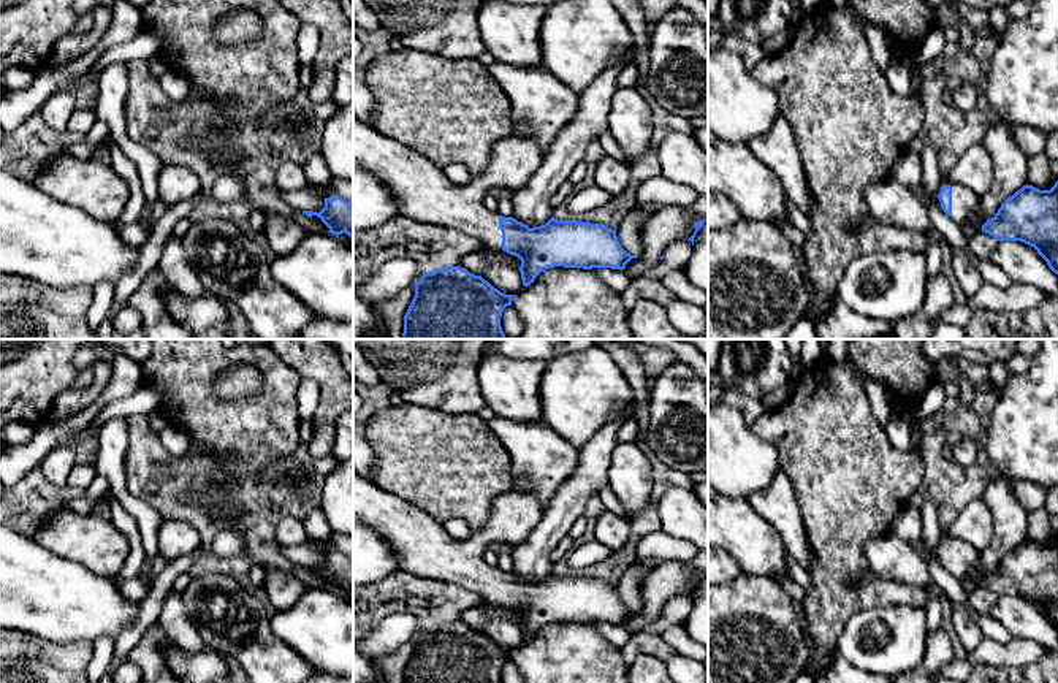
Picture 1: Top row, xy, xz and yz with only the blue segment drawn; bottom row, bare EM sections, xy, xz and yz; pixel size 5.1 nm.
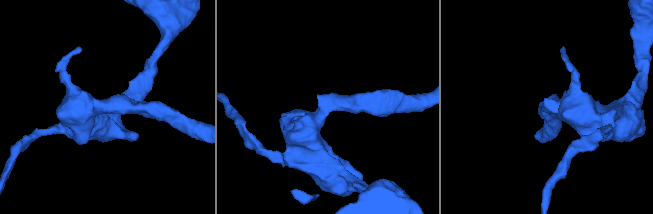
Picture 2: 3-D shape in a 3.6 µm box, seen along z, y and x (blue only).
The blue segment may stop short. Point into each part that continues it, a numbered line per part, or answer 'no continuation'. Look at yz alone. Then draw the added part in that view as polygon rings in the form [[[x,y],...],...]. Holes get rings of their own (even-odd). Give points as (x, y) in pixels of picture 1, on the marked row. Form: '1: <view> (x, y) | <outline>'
1: yz (963, 200) | [[[942,179],[941,187],[942,185],[952,187],[952,214],[949,217],[953,219],[957,223],[965,223],[976,211],[979,197],[972,190],[960,184],[947,182]]]

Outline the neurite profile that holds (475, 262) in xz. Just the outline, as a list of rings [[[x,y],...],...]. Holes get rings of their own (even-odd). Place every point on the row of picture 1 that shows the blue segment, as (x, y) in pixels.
[[[483,244],[480,249],[467,254],[466,257],[462,257],[461,263],[458,266],[467,269],[469,273],[475,274],[475,276],[481,276],[483,269],[489,265],[489,263],[508,263],[515,268],[521,266],[521,260],[515,255],[510,255],[504,250],[496,250],[488,247],[486,244]]]

